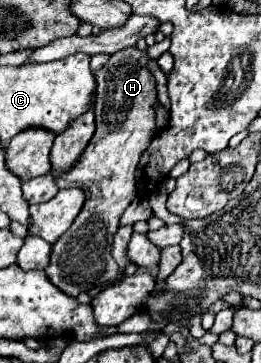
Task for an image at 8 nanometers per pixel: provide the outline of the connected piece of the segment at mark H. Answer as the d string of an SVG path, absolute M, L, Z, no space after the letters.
M125 48L123 52L115 52L111 60L95 74L97 80L97 104L95 104L95 134L85 146L81 158L71 166L69 172L63 172L63 176L55 176L57 186L61 186L61 180L71 181L67 186L77 186L83 188L87 194L85 206L71 224L71 228L53 244L51 250L51 264L47 266L45 274L49 280L63 290L69 296L77 296L79 292L89 292L93 286L99 286L103 282L109 282L119 276L119 266L111 258L111 244L113 236L119 228L119 218L127 210L127 206L135 198L135 164L139 162L139 156L143 148L147 148L151 136L157 134L155 126L155 112L153 112L153 102L157 100L155 96L155 78L147 70L147 52L137 50L137 48Z

